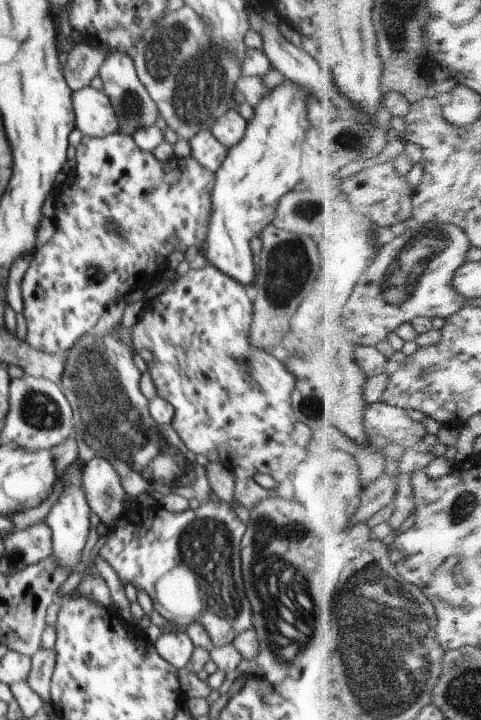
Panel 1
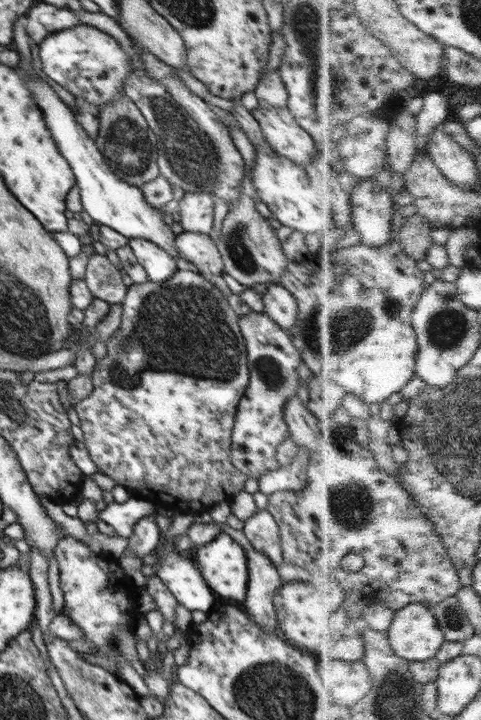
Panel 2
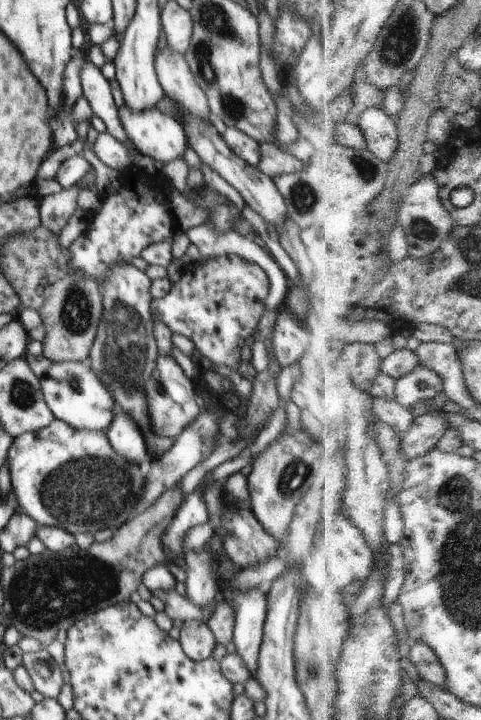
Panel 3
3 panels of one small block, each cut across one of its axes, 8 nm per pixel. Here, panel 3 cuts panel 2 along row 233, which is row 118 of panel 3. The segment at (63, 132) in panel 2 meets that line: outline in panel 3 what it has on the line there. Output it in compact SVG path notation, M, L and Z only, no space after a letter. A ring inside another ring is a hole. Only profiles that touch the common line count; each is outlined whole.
M128 106L118 108L118 116L122 120L122 128L128 136L128 140L134 144L134 148L141 155L150 156L154 160L167 164L176 159L183 158L188 147L187 134L185 130L175 118L171 115L162 113L160 110L142 110L142 112L134 112Z

